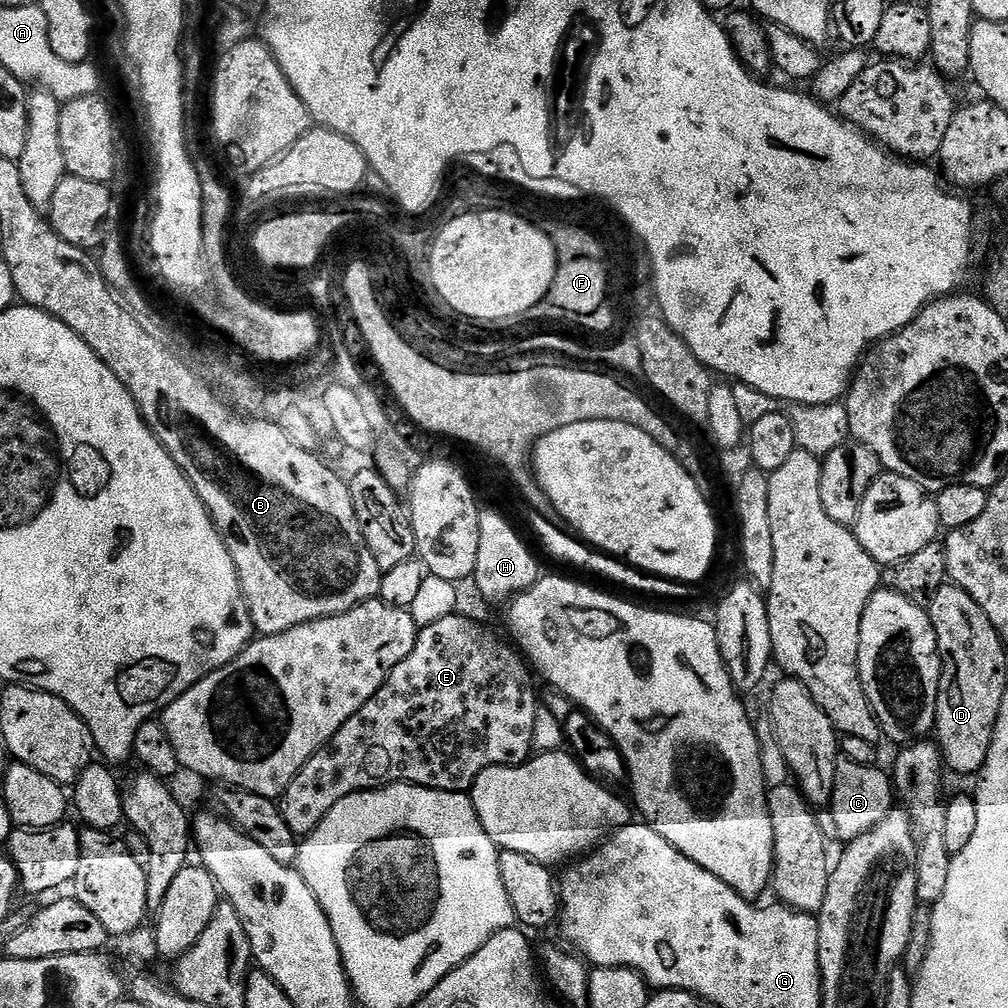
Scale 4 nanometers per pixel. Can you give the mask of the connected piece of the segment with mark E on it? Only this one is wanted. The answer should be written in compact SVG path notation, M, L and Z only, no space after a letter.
M453 614L432 625L421 627L416 637L414 650L410 650L410 654L406 654L406 658L402 658L402 662L398 662L398 666L394 666L394 670L388 675L386 682L378 690L378 694L374 694L374 698L370 698L370 702L366 702L366 706L362 706L362 710L358 710L358 714L351 716L342 725L338 734L334 734L331 742L316 751L308 759L306 766L302 766L302 770L298 770L298 774L278 800L282 818L286 818L286 826L290 826L290 830L298 838L310 835L324 821L326 814L334 805L355 792L379 788L386 784L417 784L439 792L468 792L478 778L478 774L482 774L482 770L525 764L533 755L534 718L538 711L538 703L536 704L536 692L532 689L533 673L530 671L525 657L511 643L503 644L486 625L479 624L478 621L471 620L468 616L460 615Z

